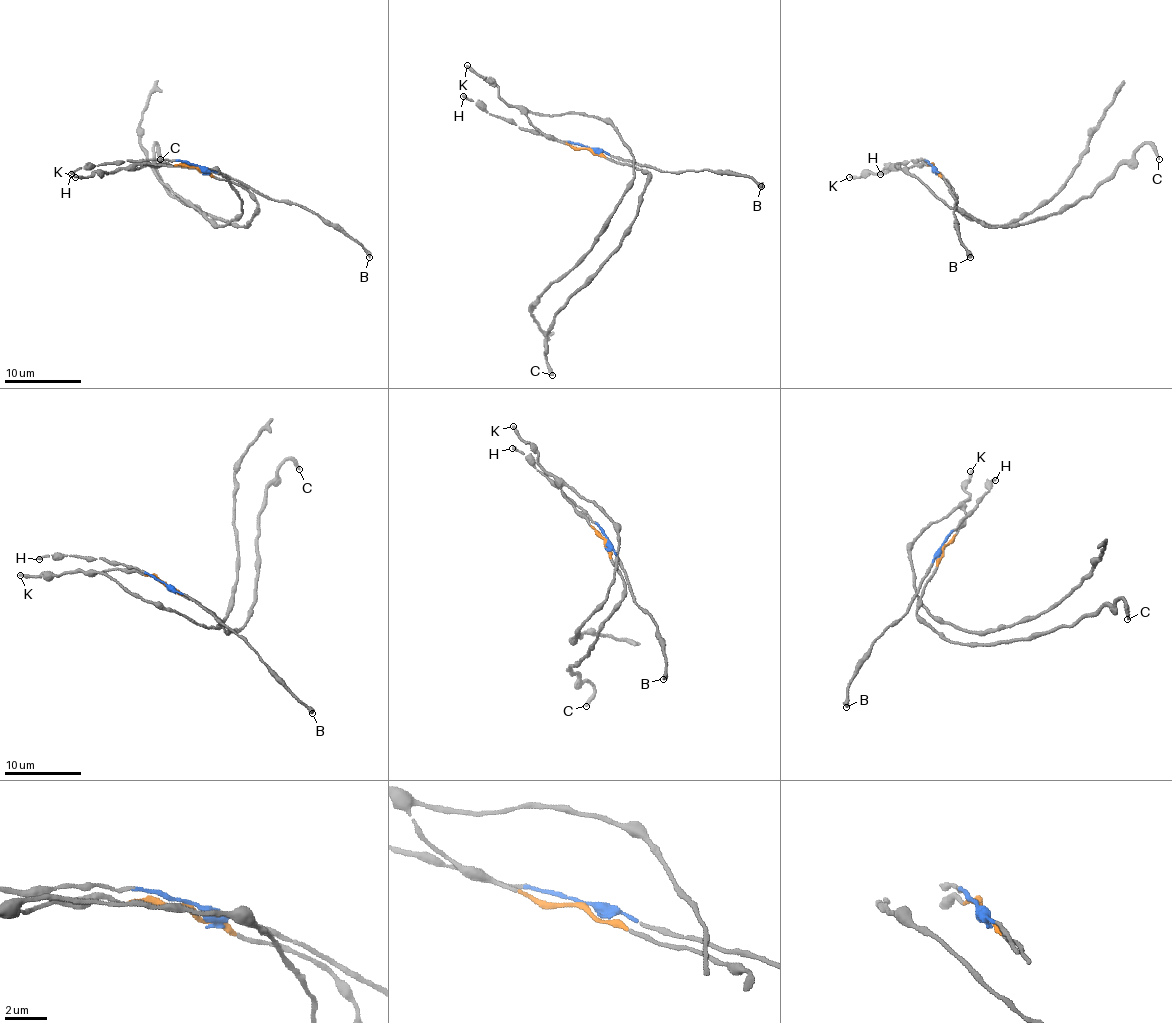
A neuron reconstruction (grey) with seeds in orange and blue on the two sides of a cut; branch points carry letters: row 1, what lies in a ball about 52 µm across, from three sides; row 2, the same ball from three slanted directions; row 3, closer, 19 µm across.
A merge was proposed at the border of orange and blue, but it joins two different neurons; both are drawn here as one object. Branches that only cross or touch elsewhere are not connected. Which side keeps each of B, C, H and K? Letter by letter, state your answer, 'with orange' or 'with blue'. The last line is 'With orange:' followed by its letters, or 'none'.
B: with blue
C: with orange
H: with blue
K: with orange
With orange: C, K

